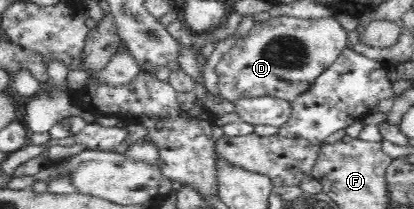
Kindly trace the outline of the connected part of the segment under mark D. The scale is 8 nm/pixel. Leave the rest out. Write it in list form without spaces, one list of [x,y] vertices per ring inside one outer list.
[[[271,16],[269,20],[256,22],[250,34],[238,40],[215,66],[221,96],[233,103],[243,98],[256,97],[274,97],[292,102],[299,94],[306,92],[316,78],[332,66],[342,51],[349,46],[347,32],[335,16],[328,18]]]

